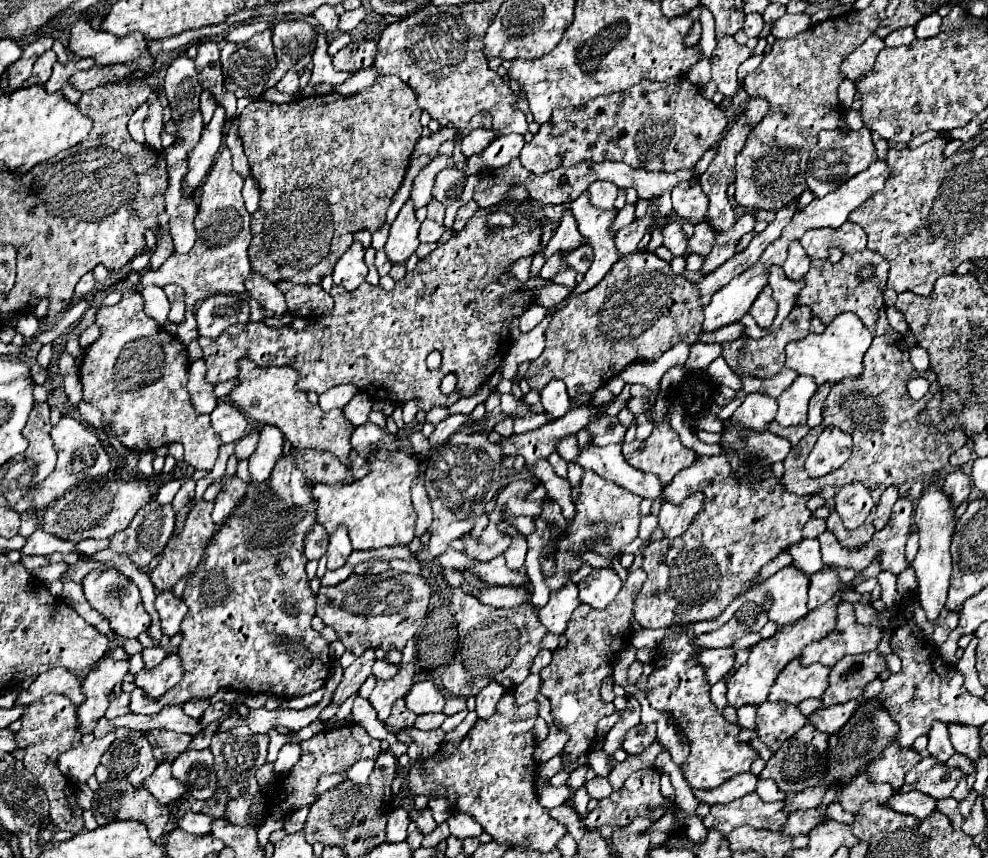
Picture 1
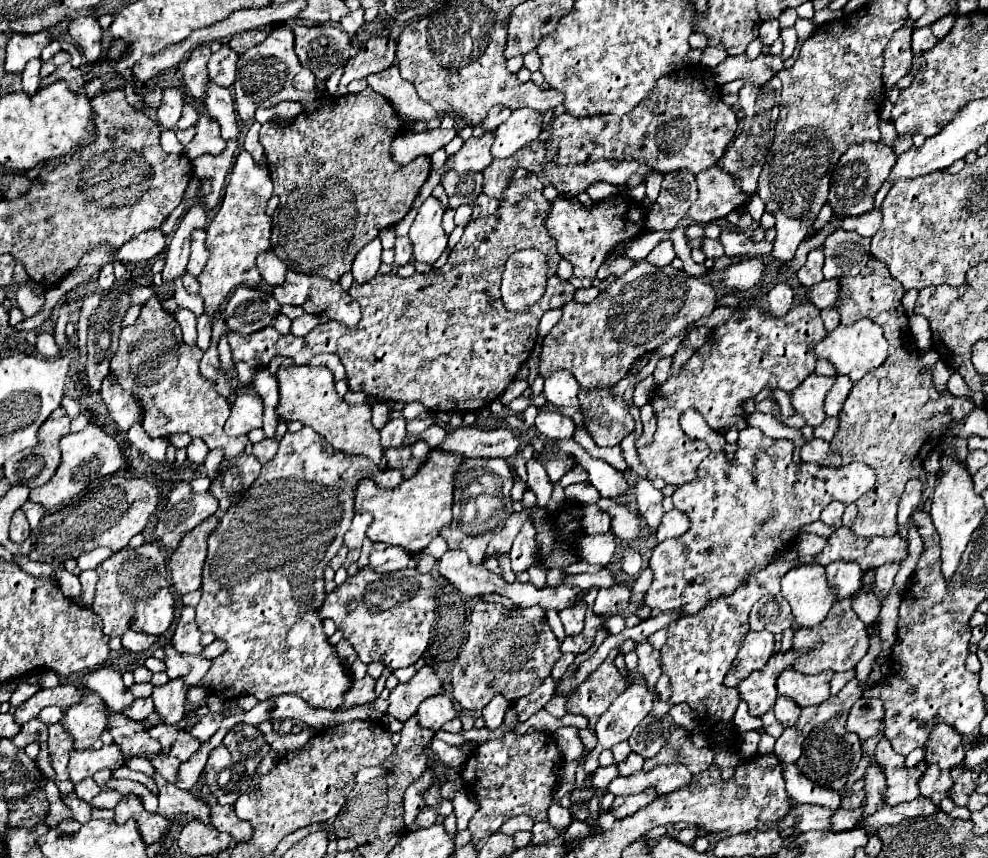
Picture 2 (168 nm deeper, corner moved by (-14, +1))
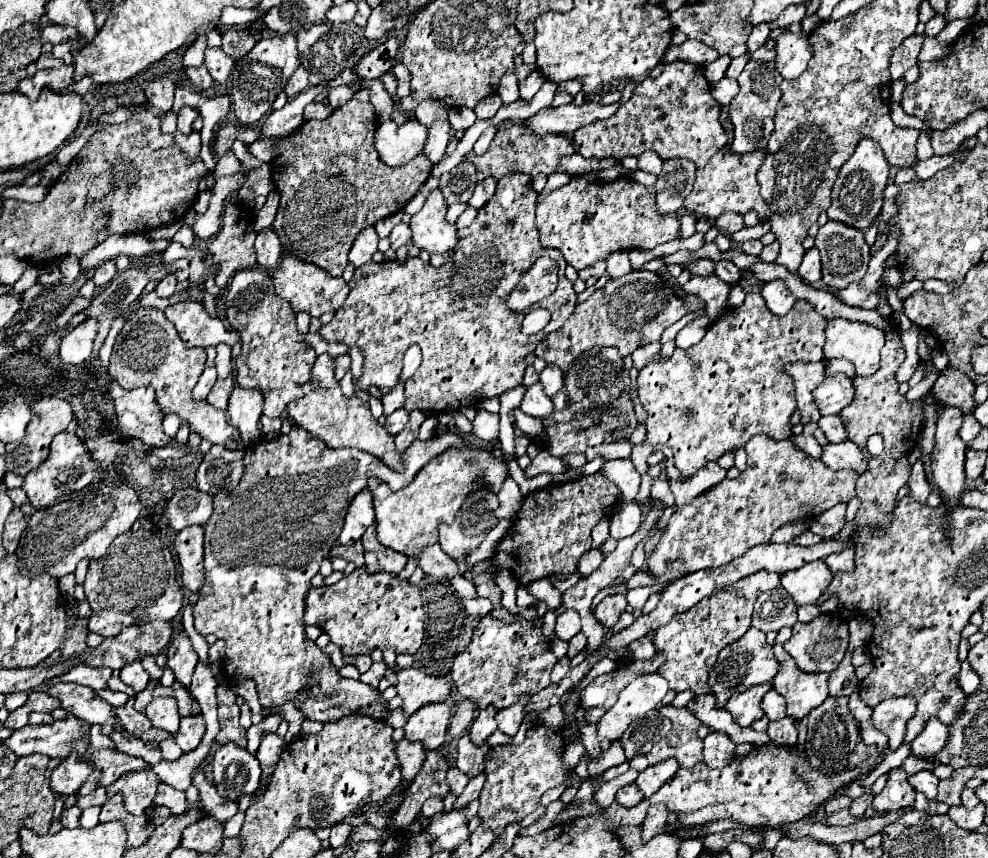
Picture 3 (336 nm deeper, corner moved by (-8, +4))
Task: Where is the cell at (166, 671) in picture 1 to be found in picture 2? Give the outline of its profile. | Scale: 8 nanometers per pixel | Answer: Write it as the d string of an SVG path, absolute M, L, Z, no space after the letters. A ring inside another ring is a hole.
M169 679L169 683L153 689L153 703L155 711L163 717L167 725L175 725L185 715L185 693L187 685L183 679Z

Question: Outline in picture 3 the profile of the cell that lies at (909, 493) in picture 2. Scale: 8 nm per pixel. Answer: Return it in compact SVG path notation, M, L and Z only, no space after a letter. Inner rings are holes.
M917 460L911 468L911 478L909 478L909 494L917 500L917 502L925 502L929 492L931 492L931 484L927 482L927 476L925 476L925 468L923 468L923 460Z

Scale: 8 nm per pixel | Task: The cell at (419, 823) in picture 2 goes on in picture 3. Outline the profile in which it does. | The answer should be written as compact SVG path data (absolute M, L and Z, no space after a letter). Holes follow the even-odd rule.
M431 796L425 804L423 804L423 810L421 810L421 814L425 816L425 818L431 818L433 814L439 814L443 810L443 798L437 798L437 796Z

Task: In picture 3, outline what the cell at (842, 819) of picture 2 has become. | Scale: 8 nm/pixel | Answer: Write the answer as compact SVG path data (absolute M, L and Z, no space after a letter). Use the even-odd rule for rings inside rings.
M865 792L863 796L859 796L859 798L855 798L853 800L853 804L851 804L851 814L853 816L863 816L865 814L865 810L871 806L871 802L873 802L873 798L875 798L875 794L873 792Z

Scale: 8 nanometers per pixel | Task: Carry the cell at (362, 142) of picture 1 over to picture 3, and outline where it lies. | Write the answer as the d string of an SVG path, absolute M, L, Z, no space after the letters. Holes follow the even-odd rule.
M365 88L343 106L339 106L327 120L309 120L297 132L287 136L277 148L277 160L273 160L273 184L281 192L281 204L273 230L281 238L283 252L297 256L305 262L317 264L331 276L343 276L345 266L349 264L347 254L353 246L353 240L365 226L403 210L403 206L415 196L423 182L431 176L431 160L425 156L413 158L401 168L385 166L373 146L373 134L377 130L377 116L369 102L369 92Z

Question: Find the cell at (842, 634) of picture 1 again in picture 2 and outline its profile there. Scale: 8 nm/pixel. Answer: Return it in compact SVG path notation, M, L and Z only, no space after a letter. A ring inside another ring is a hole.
M869 569L863 573L863 587L851 597L851 599L841 599L831 607L831 613L825 617L825 621L821 621L817 627L811 629L797 629L795 637L793 637L793 649L799 649L803 655L793 663L793 667L801 673L821 673L825 669L833 669L833 671L849 671L853 669L859 659L867 653L869 649L869 635L867 635L867 627L865 623L857 617L857 613L853 611L853 601L857 595L861 593L869 593L873 589L873 581L875 581L875 571Z

